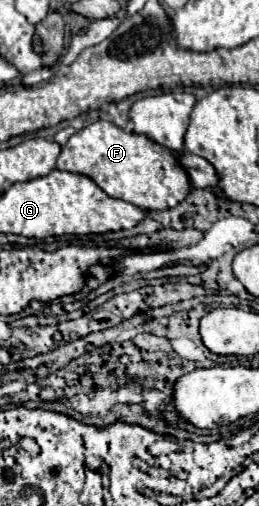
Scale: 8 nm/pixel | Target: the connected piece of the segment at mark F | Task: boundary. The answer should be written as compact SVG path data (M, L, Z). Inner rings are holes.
M105 120L89 124L69 138L57 158L57 170L85 174L93 178L107 196L121 198L143 210L173 208L191 192L187 170L179 164L177 152L153 144L153 140L137 132L125 132Z

